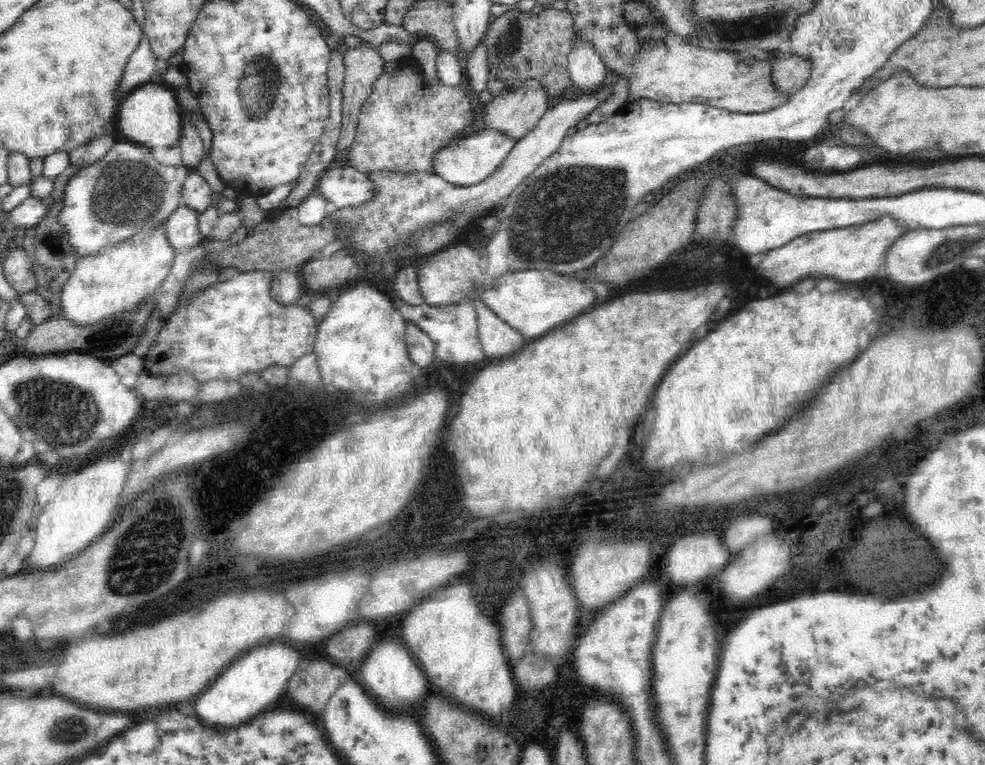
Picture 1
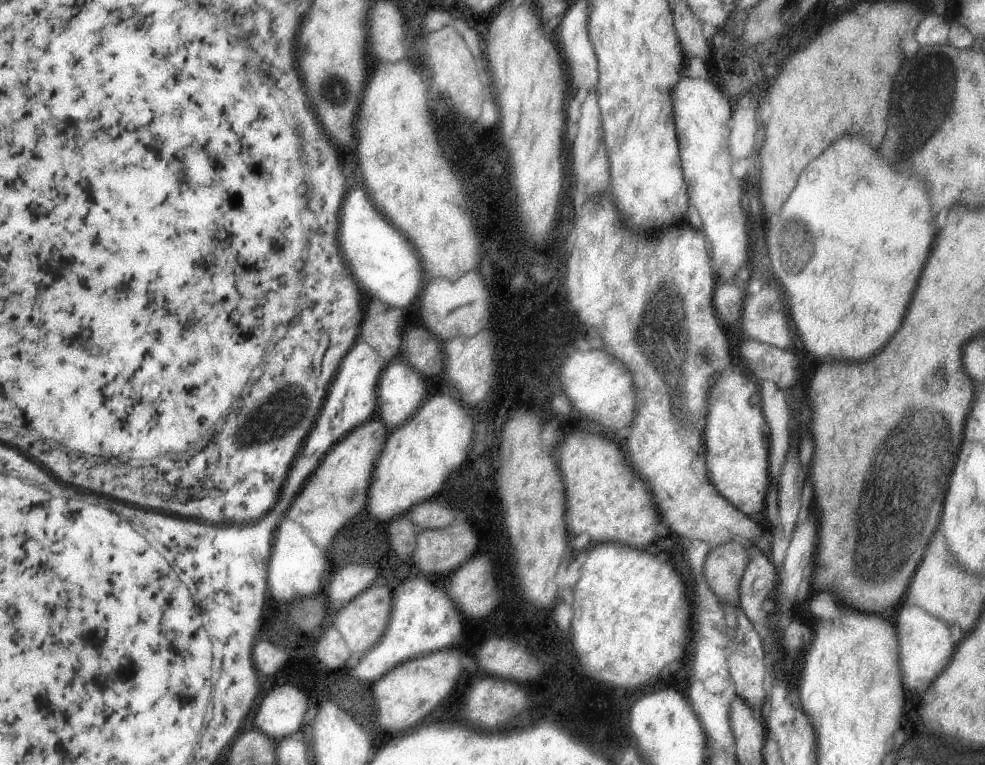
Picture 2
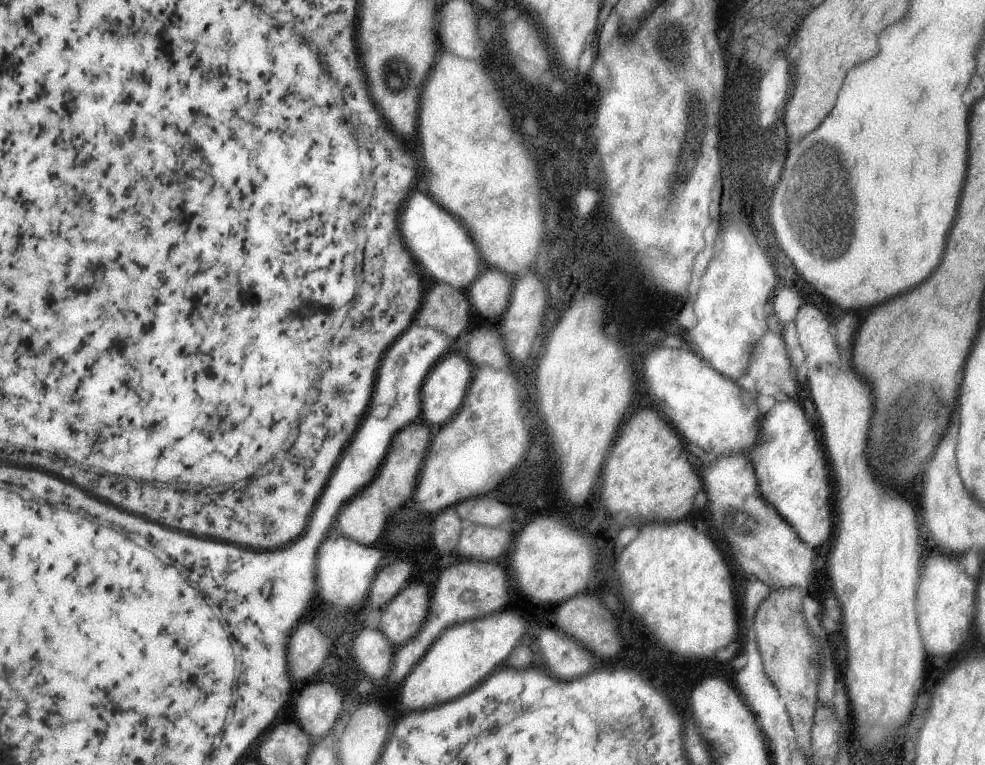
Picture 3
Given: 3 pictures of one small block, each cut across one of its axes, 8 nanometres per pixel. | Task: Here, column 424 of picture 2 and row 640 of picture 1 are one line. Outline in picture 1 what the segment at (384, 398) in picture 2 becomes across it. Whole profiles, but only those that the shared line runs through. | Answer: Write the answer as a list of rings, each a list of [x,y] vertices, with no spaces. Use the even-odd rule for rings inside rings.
[[[386,638],[382,642],[378,642],[372,650],[369,649],[360,672],[356,674],[356,680],[360,680],[360,684],[364,684],[364,689],[376,700],[380,700],[380,704],[384,704],[384,708],[388,708],[388,712],[396,712],[396,708],[420,708],[422,700],[424,700],[424,692],[428,692],[428,680],[424,676],[419,662],[411,655],[406,644],[400,644],[396,638]]]

